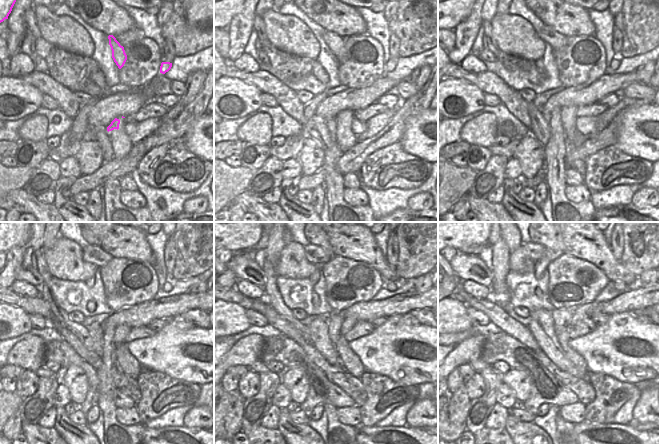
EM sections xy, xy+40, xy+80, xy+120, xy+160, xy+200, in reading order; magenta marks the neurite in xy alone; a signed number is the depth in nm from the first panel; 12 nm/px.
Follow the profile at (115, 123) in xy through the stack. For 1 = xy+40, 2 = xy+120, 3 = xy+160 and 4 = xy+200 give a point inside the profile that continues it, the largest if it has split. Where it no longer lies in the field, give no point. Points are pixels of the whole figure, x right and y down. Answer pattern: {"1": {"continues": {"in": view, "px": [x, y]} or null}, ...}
{"1": {"continues": {"in": "xy+40", "px": [347, 113]}}, "2": {"continues": {"in": "xy+120", "px": [122, 331]}}, "3": {"continues": {"in": "xy+160", "px": [348, 323]}}, "4": {"continues": {"in": "xy+200", "px": [578, 313]}}}

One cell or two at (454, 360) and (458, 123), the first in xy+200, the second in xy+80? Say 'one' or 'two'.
two

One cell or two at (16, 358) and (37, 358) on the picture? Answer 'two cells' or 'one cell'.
one cell

